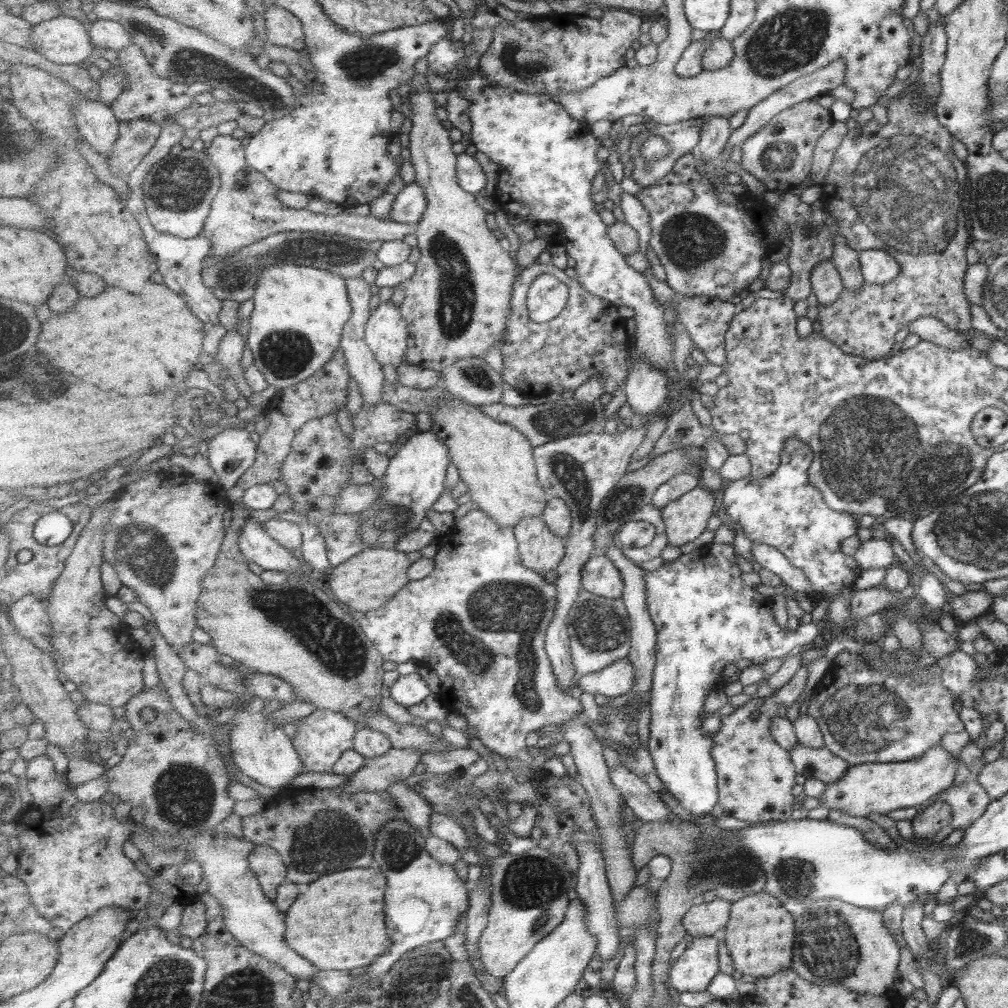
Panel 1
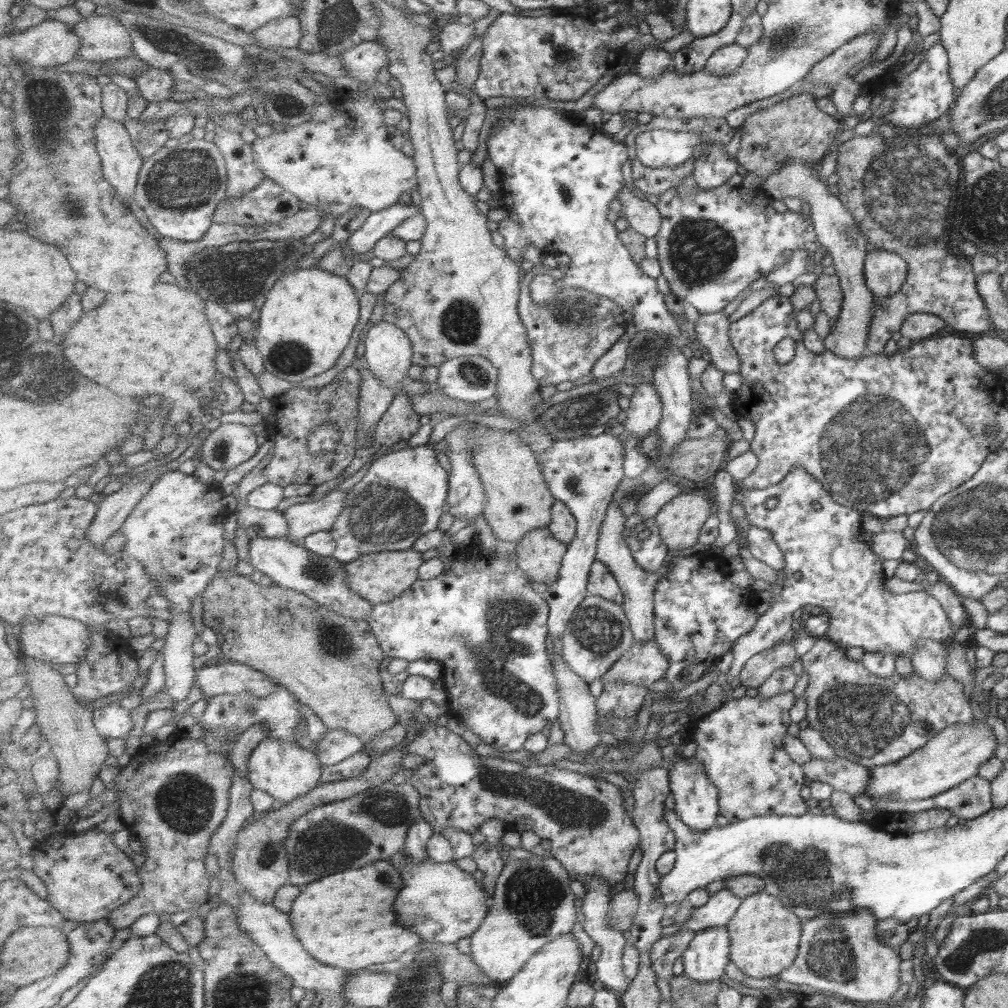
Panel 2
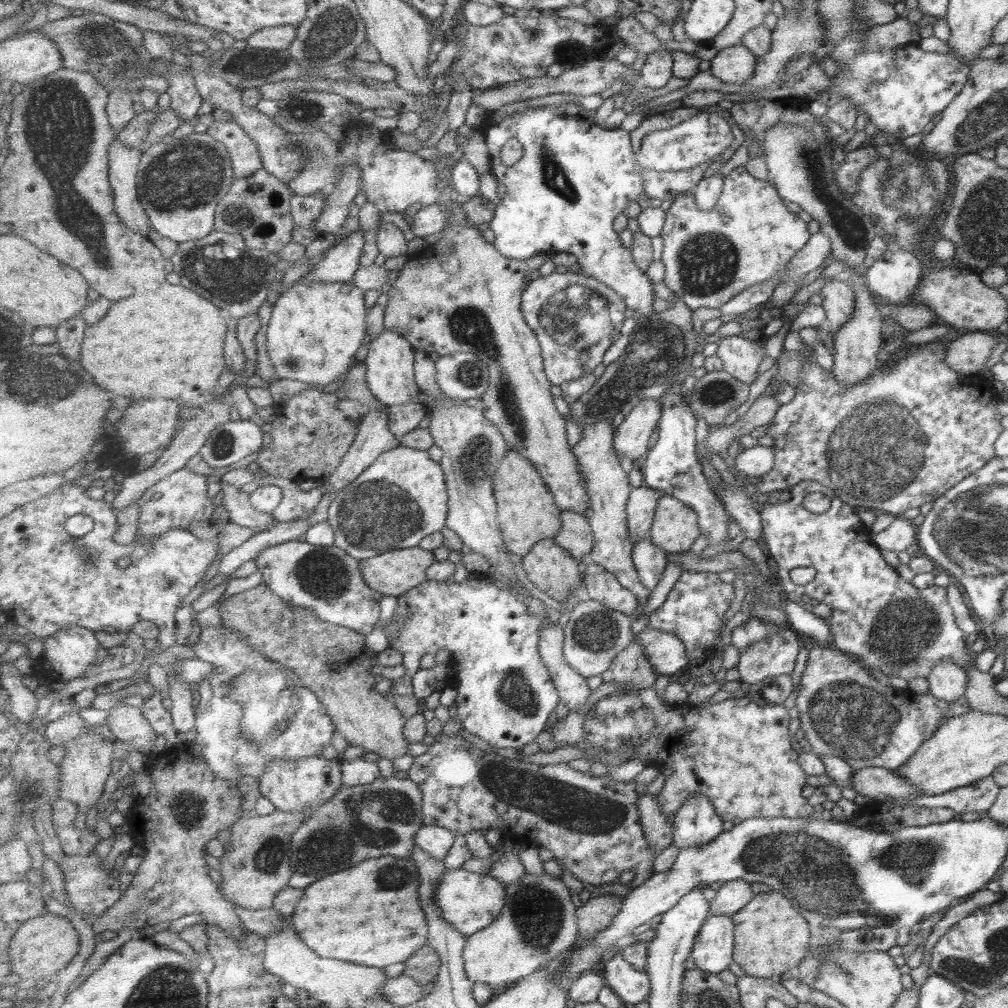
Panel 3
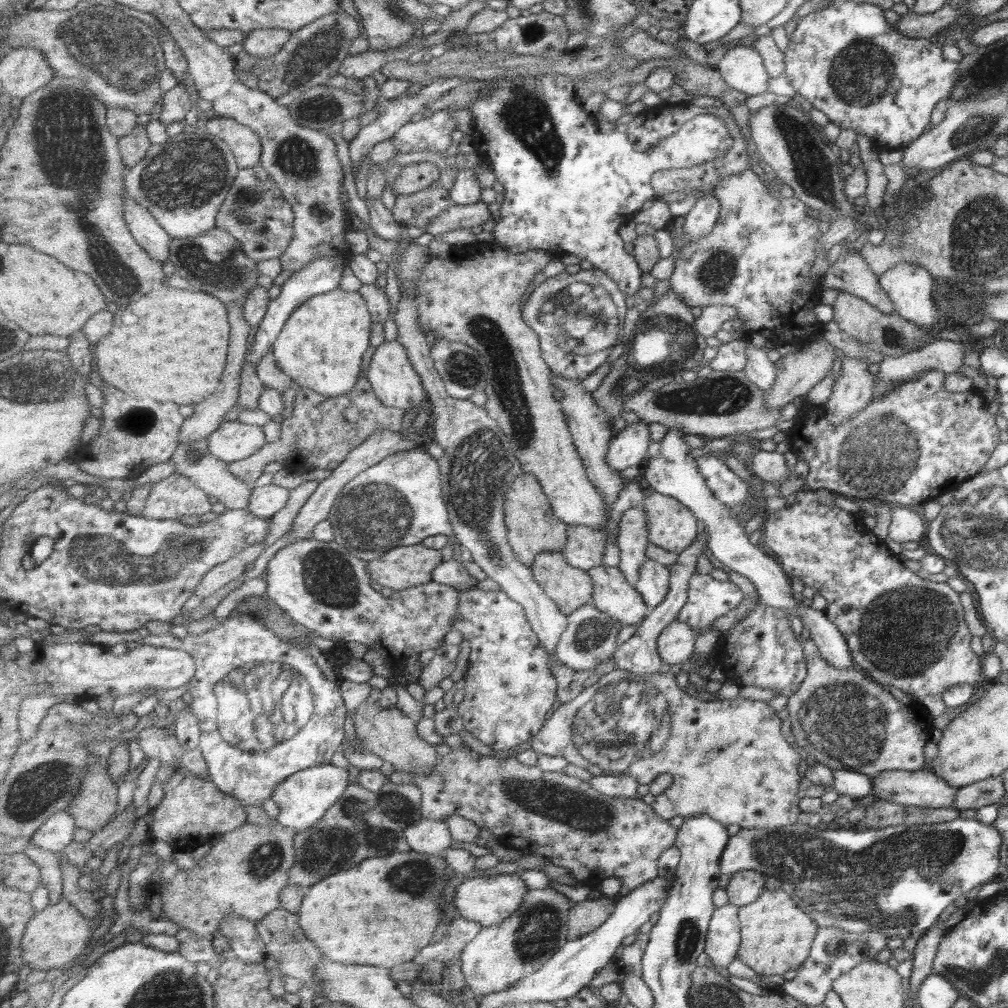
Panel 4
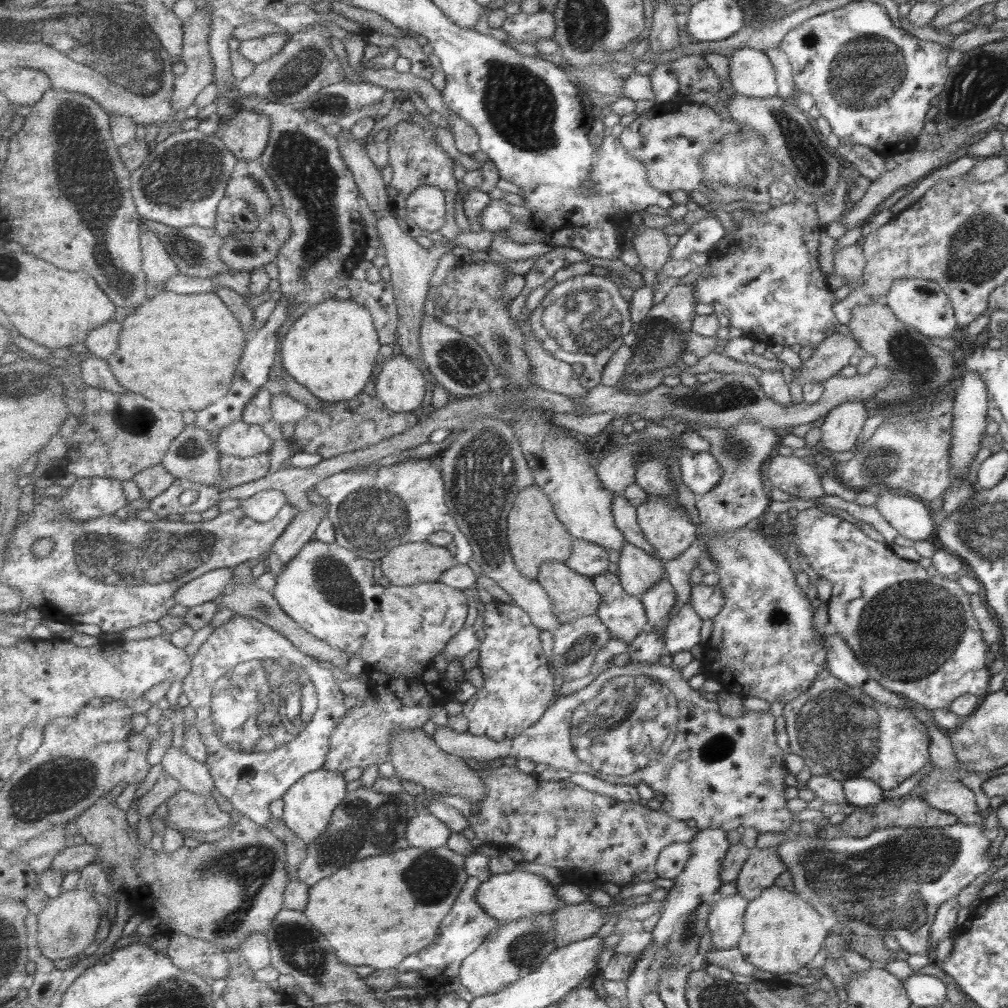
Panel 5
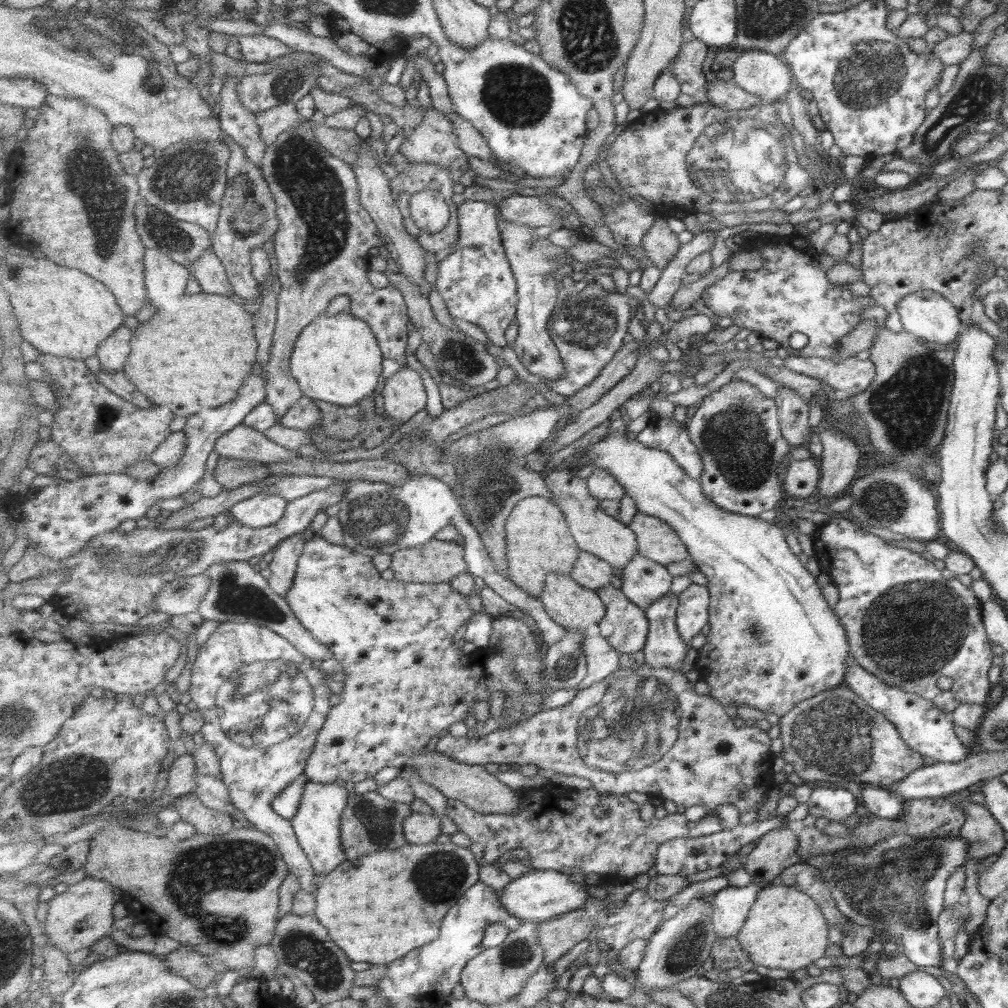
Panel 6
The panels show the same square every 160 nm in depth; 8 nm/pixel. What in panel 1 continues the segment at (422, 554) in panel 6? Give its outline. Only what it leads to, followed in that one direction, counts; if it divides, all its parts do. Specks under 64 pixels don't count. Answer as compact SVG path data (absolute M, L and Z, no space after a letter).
M387 547L367 548L356 557L351 557L343 565L333 568L329 580L334 598L349 610L367 613L381 609L410 581L408 570L411 560L407 552Z

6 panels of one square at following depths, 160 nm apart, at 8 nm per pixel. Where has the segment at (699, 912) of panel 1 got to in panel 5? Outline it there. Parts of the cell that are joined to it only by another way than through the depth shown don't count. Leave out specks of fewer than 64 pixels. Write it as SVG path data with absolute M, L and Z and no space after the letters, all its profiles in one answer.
M777 847L759 849L746 861L739 874L736 881L738 894L750 901L759 898L761 892L772 886L775 878L784 871L784 865L777 857Z

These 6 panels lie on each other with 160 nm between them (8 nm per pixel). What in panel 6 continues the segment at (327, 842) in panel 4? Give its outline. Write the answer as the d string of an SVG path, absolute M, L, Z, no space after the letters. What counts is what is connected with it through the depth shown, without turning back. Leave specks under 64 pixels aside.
M378 790L360 794L349 794L348 809L341 818L341 839L345 846L347 861L360 858L363 854L372 854L375 851L399 849L408 843L404 836L404 823L411 817L411 806L389 800Z

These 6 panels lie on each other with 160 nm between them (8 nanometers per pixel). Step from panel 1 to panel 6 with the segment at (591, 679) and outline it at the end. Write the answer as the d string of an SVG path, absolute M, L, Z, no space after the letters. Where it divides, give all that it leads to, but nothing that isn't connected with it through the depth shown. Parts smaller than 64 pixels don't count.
M693 583L680 594L677 612L677 628L681 638L689 644L705 624L710 622L711 594L707 585Z

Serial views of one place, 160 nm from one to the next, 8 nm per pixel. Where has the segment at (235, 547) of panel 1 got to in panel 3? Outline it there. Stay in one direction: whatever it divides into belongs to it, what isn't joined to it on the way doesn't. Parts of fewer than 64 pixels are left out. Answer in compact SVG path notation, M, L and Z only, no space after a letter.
M265 582L251 590L225 597L219 601L221 608L222 626L244 634L244 639L255 649L260 650L264 656L282 664L290 666L300 676L304 686L310 688L325 705L327 714L335 722L336 730L349 744L361 746L365 751L395 760L397 757L409 755L407 744L411 743L405 738L404 728L408 719L403 717L399 708L395 707L391 698L375 691L375 675L371 668L375 666L374 656L365 644L365 635L346 626L337 626L317 618L311 611L285 602L277 596Z

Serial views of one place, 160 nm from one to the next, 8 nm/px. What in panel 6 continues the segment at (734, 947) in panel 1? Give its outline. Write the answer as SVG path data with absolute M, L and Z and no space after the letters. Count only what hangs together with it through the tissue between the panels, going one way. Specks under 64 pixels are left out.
M775 882L762 888L756 904L748 914L744 928L736 937L742 950L751 956L755 964L769 969L793 971L807 968L824 956L829 944L827 928L824 915L821 916L821 912L808 895Z

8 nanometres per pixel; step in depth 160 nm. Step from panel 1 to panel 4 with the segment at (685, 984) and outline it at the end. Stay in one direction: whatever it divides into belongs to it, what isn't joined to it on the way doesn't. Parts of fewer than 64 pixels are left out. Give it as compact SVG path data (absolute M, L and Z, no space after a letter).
M731 903L717 907L706 942L708 964L716 968L729 966L738 957L741 942L740 907Z

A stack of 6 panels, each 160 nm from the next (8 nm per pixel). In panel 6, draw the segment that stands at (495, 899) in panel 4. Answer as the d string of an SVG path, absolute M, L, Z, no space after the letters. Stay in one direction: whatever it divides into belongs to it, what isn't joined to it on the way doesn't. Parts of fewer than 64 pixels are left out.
M534 870L514 879L500 894L501 904L517 918L537 923L585 907L588 902L588 886L580 877L569 876L557 870Z

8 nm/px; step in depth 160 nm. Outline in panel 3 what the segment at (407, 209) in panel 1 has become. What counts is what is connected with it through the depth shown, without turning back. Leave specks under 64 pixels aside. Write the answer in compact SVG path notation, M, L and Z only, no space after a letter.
M362 226L350 237L331 247L323 259L316 258L315 266L302 278L308 283L351 282L360 267L365 248L365 231Z

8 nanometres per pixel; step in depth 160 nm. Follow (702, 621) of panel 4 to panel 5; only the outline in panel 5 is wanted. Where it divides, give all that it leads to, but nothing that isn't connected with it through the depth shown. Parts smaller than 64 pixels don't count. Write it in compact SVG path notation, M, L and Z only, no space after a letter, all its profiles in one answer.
M699 583L692 585L692 597L690 602L695 606L701 619L713 620L724 610L726 596L721 585L711 585Z

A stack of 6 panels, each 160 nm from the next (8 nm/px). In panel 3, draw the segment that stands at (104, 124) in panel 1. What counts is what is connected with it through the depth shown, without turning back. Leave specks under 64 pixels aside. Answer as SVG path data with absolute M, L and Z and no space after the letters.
M118 137L109 153L110 183L116 199L116 212L135 232L149 236L152 224L142 204L139 204L137 175L143 150L127 147Z

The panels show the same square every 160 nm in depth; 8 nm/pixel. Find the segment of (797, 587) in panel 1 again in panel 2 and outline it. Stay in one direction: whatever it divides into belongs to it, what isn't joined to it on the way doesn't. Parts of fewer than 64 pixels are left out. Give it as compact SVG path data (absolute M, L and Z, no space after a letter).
M750 524L747 531L747 548L752 556L761 560L776 572L781 572L784 565L784 557L778 546L773 542L769 531Z

